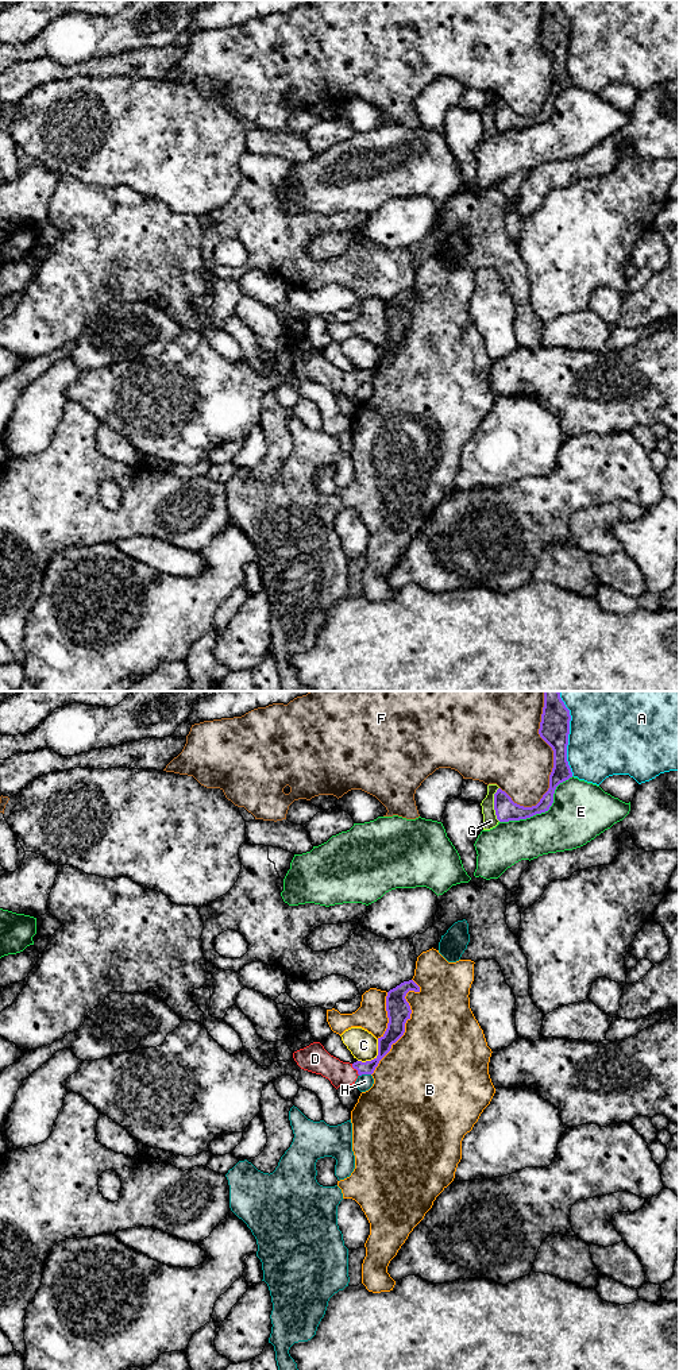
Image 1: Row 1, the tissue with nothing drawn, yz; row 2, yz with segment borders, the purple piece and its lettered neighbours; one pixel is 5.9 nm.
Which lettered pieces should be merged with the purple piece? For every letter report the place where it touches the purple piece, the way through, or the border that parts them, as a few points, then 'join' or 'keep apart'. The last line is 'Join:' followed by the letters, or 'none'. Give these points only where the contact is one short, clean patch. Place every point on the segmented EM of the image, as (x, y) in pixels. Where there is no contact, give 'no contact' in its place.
A: meets purple in yz at (568, 733); keep apart
B: meets purple in yz at (405, 1022); keep apart
C: meets purple in yz at (374, 1058); border along yz (378, 1039), (378, 1053), (370, 1060), (358, 1061); keep apart
D: meets purple in yz at (355, 1068); runs through yz (385, 1042), (371, 1065), (355, 1068), (331, 1068), (315, 1058); join
E: meets purple in yz at (543, 811); keep apart
F: meets purple in yz at (554, 753); keep apart
G: meets purple in yz at (494, 805); keep apart
H: meets purple in yz at (365, 1073); keep apart
Join: D

